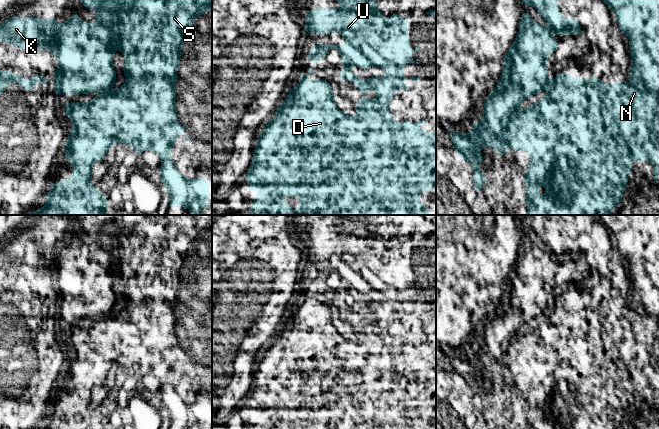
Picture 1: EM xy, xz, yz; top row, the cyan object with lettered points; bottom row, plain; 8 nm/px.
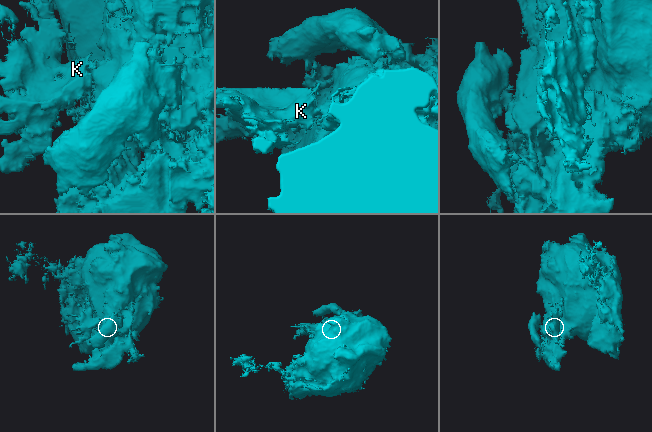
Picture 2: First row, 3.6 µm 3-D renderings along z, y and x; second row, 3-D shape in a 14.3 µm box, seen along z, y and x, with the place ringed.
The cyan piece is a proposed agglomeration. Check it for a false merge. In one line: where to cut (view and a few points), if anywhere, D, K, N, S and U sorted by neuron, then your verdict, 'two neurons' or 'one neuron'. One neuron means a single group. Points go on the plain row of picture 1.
no cut | D K N S U | one neuron

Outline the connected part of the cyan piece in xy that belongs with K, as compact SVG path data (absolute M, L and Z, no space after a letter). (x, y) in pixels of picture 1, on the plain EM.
M80 215L80 225L82 228L82 232L91 232L95 231L97 234L96 244L94 247L89 248L83 246L78 237L74 237L71 242L67 246L62 246L59 250L56 249L56 241L48 242L46 245L39 242L38 240L30 241L28 243L21 243L18 240L13 240L8 242L7 245L0 248L0 264L7 265L9 269L20 269L23 276L33 275L33 274L41 274L43 270L46 270L50 276L55 277L55 281L57 284L58 293L56 296L51 297L51 299L55 302L55 311L54 318L57 321L61 321L61 317L68 315L70 319L76 320L78 317L80 318L88 318L98 314L109 313L114 306L116 305L117 297L113 291L113 282L115 278L115 274L112 273L114 270L117 271L120 276L124 279L126 286L123 290L122 295L127 299L125 308L113 315L106 316L101 318L100 320L94 322L91 326L87 328L82 328L80 326L70 326L67 327L64 331L66 338L73 345L73 354L69 358L66 366L66 373L64 376L64 381L66 384L74 389L74 394L72 399L69 401L68 405L54 405L52 412L49 417L44 420L47 424L46 429L109 429L106 424L106 419L102 416L94 413L92 409L92 389L95 385L102 385L107 375L110 371L114 370L118 365L125 369L131 369L136 378L140 378L142 375L146 373L151 373L157 378L160 379L162 383L162 388L159 392L161 398L161 406L166 412L167 417L170 419L170 427L169 429L193 429L194 425L198 426L198 429L207 429L207 424L211 421L211 418L207 415L209 413L209 406L206 402L192 402L191 404L186 404L182 397L176 393L174 387L171 382L171 371L175 368L175 364L179 362L182 355L187 353L185 349L181 352L177 346L178 337L175 333L176 326L176 306L177 306L177 292L181 285L180 276L185 267L185 262L187 257L194 252L193 241L206 237L209 233L212 233L212 215Z

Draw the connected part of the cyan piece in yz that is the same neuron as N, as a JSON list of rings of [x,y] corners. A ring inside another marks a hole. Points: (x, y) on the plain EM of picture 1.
[[[598,215],[602,224],[611,231],[616,237],[617,246],[621,254],[621,258],[626,259],[630,264],[629,276],[631,278],[631,305],[628,307],[617,306],[613,309],[603,309],[600,301],[596,299],[594,302],[576,304],[573,300],[561,295],[556,302],[552,302],[546,320],[538,323],[535,329],[531,329],[527,333],[519,333],[518,330],[524,323],[535,319],[541,314],[545,314],[545,309],[549,306],[547,300],[546,286],[548,285],[548,277],[550,275],[556,277],[558,269],[556,262],[546,250],[535,247],[530,238],[525,234],[520,245],[520,255],[516,259],[516,263],[510,271],[509,276],[503,281],[503,294],[501,302],[498,304],[497,311],[489,320],[484,323],[482,329],[483,345],[476,343],[474,354],[471,358],[449,357],[454,373],[458,376],[460,383],[466,383],[474,396],[472,403],[474,406],[475,416],[482,415],[482,411],[487,408],[487,403],[479,396],[479,389],[484,384],[482,378],[478,375],[480,371],[492,371],[497,374],[500,382],[506,378],[509,369],[513,371],[514,377],[519,373],[526,373],[530,379],[530,388],[526,397],[520,402],[524,403],[527,409],[527,417],[524,420],[528,429],[617,429],[624,420],[625,411],[628,408],[628,399],[632,397],[631,385],[652,385],[654,388],[654,406],[656,406],[659,398],[659,215]],[[544,408],[547,419],[543,420],[538,417],[539,409]]]

